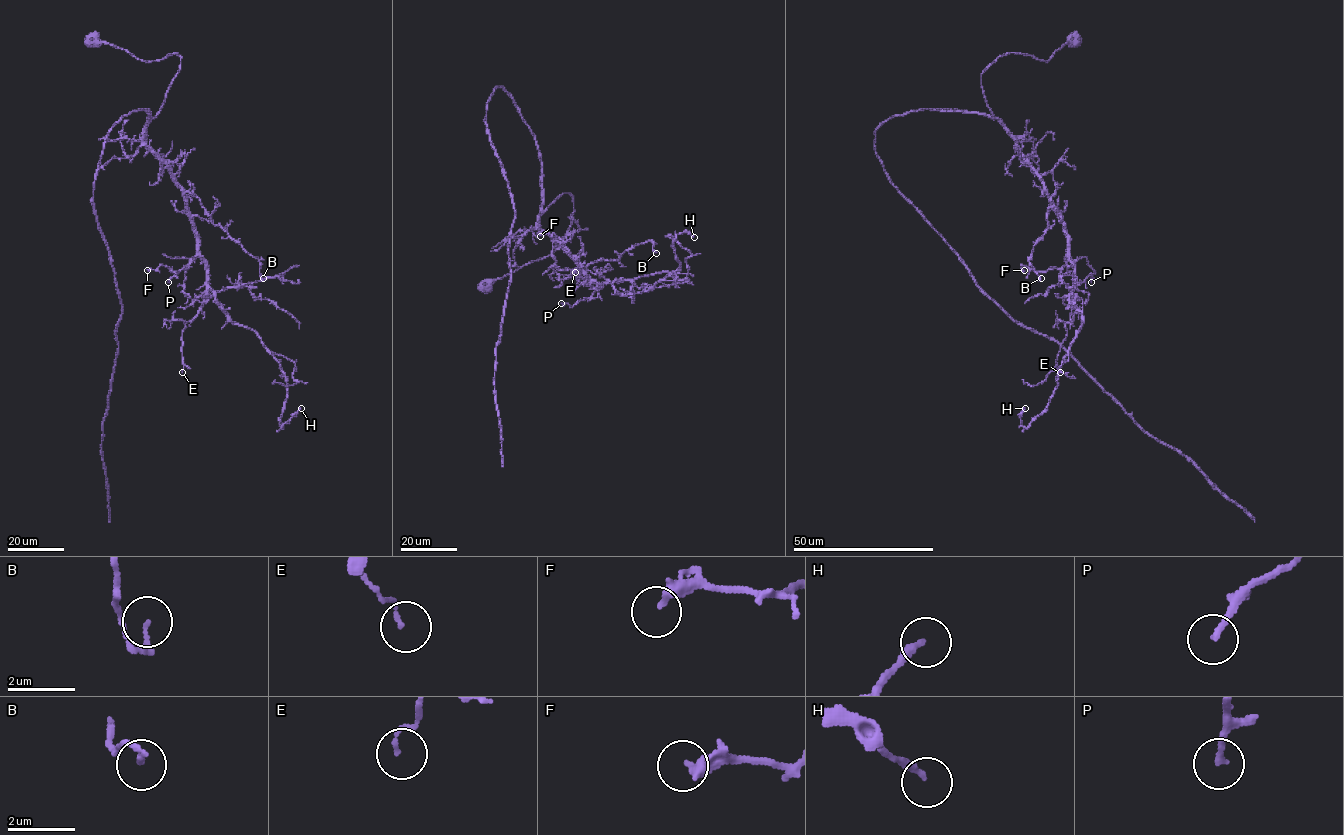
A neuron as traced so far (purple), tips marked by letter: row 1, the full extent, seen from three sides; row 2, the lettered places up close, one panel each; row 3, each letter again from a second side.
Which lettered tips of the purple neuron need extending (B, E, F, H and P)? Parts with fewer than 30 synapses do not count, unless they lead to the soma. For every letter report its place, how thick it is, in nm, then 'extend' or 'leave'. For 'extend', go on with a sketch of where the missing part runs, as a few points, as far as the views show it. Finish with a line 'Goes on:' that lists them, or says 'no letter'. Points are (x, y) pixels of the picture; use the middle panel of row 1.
B: (656, 253) | 130 nm | leave
E: (575, 272) | 100 nm | leave
F: (540, 236) | 340 nm | leave
H: (694, 237) | 220 nm | leave
P: (561, 303) | 190 nm | leave
Goes on: no letter

